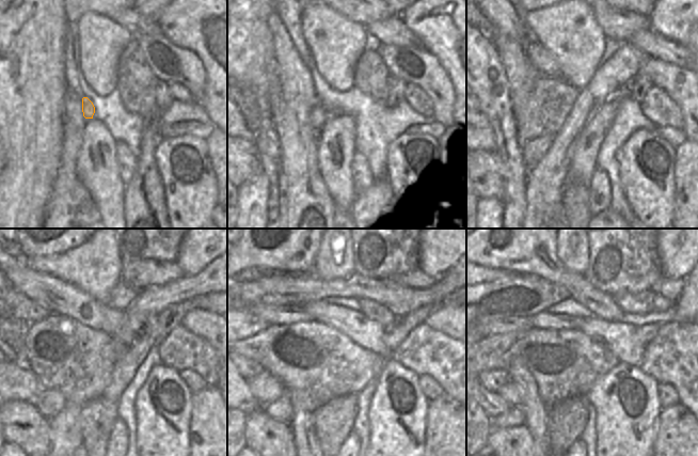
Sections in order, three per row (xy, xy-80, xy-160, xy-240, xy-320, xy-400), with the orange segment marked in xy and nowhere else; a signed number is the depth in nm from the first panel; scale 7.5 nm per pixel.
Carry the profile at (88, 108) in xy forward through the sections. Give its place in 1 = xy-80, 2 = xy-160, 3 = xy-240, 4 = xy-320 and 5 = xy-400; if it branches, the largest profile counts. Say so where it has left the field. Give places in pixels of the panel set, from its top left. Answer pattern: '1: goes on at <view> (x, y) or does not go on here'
1: goes on at xy-80 (319, 115)
2: goes on at xy-160 (533, 152)
3: goes on at xy-240 (49, 403)
4: goes on at xy-320 (282, 410)
5: goes on at xy-400 (514, 417)

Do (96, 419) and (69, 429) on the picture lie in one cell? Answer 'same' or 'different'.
different

